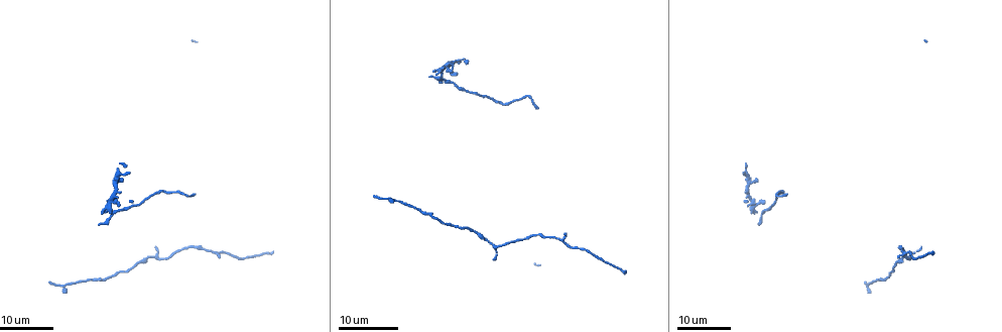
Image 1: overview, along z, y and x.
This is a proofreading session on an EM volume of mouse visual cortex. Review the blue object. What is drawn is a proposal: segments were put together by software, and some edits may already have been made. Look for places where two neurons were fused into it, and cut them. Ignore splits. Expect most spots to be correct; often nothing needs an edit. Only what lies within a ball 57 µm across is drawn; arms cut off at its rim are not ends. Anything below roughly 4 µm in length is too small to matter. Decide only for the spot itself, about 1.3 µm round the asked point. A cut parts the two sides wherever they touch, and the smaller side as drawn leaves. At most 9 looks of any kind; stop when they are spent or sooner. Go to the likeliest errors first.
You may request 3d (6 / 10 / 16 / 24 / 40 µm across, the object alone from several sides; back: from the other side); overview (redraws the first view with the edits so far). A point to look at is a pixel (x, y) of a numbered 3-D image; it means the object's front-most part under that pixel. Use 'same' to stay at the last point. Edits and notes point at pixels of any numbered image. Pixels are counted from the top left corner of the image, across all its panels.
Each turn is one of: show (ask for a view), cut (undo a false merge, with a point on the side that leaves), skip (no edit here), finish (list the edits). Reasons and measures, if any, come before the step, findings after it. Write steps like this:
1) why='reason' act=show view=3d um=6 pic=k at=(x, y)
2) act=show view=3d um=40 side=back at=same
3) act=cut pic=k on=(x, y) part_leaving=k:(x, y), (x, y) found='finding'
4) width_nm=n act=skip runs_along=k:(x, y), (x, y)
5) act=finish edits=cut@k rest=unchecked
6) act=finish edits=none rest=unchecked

why='arms part here' act=show view=3d um=24 pic=1 at=(909, 256)

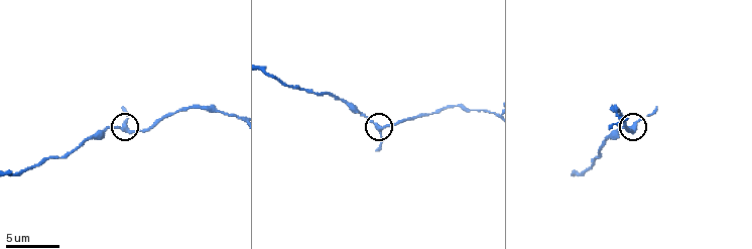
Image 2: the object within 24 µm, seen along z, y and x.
why='closer look' act=show view=3d um=6 pic=2 at=(632, 127)

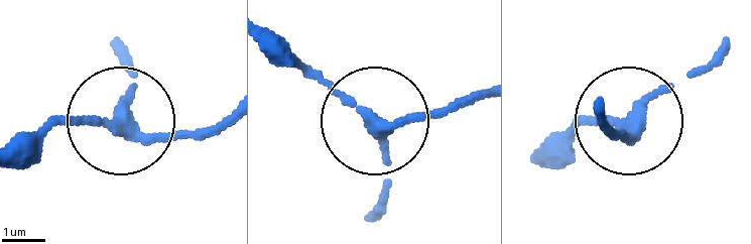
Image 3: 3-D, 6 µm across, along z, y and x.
side_arm_um=57 arms=3 act=skip found='one neuron here'

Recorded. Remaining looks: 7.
why='thick turns thin' act=show view=3d um=16 pic=2 at=(342, 100)

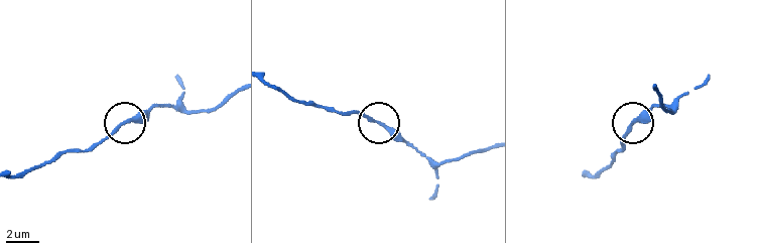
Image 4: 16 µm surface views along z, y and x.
act=skip runs_along=4:(428, 159), (377, 123), (350, 112) found='continuous, no second neuron'

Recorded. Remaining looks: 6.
act=show view=3d um=24 pic=1 at=(80, 280)

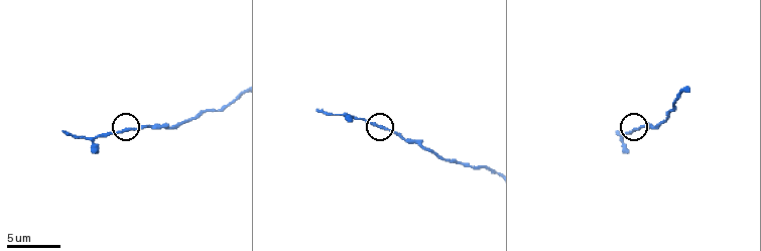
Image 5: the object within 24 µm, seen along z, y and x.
why='closer look' act=show view=3d um=6 pic=5 at=(634, 129)

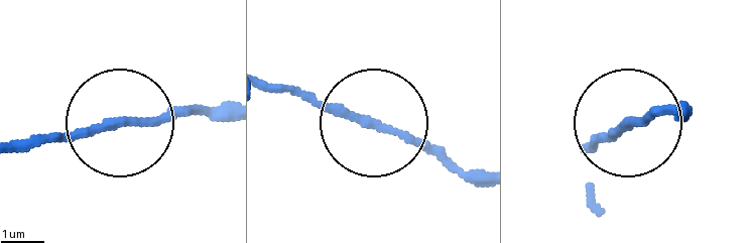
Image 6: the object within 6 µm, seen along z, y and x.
act=skip runs_along=6:(688, 116), (641, 116), (591, 137) found='continuous, no second neuron'

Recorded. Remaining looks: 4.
why='calibre changes' act=show view=3d um=16 pic=1 at=(155, 193)

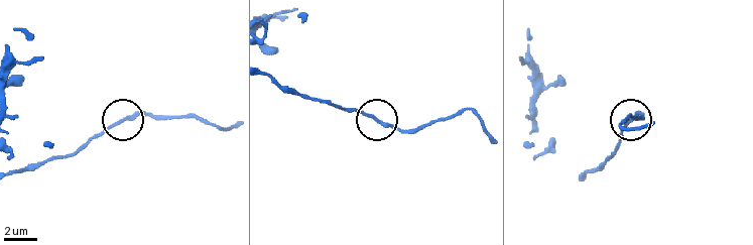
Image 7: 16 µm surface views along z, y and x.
act=show view=3d um=6 pic=7 at=(370, 115)

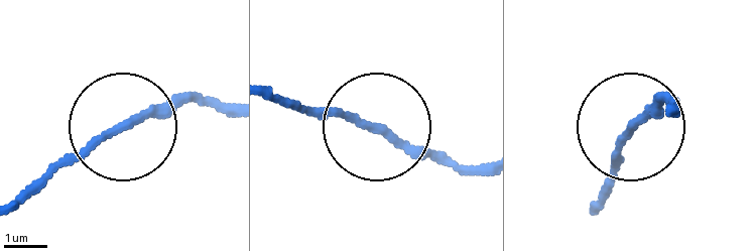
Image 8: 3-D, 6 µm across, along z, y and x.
width_nm=190 act=skip found='all the same neuron'

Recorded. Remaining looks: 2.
act=finish edits=none rest=unchecked

